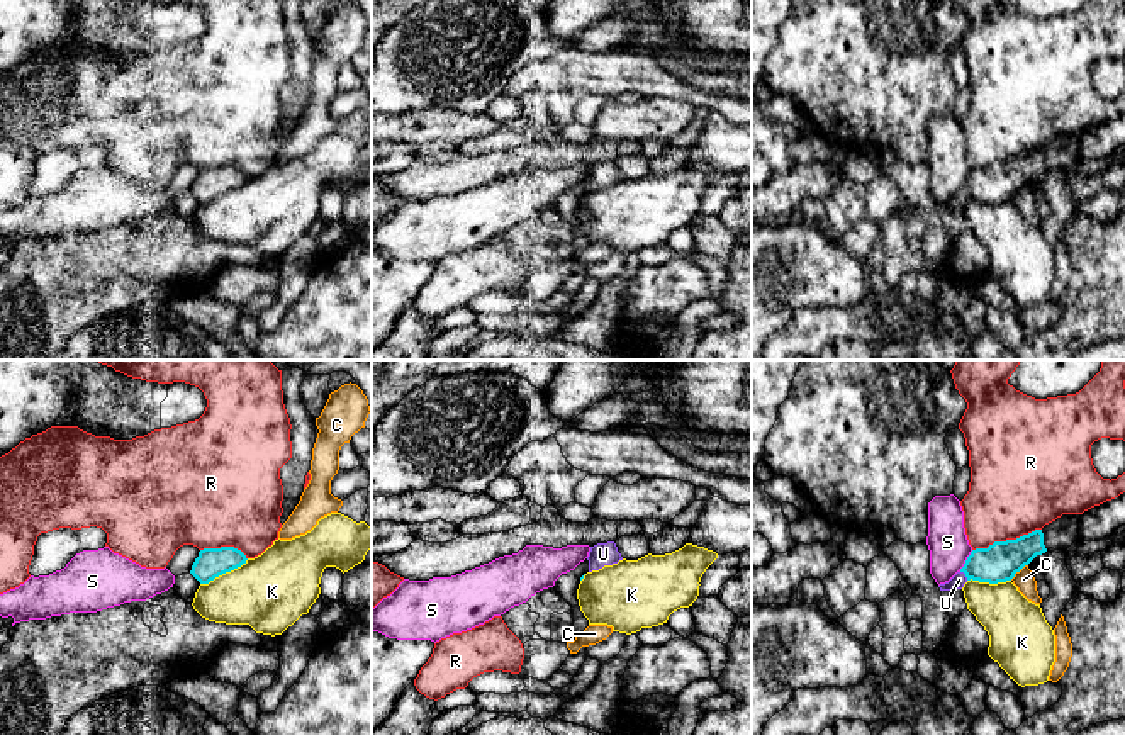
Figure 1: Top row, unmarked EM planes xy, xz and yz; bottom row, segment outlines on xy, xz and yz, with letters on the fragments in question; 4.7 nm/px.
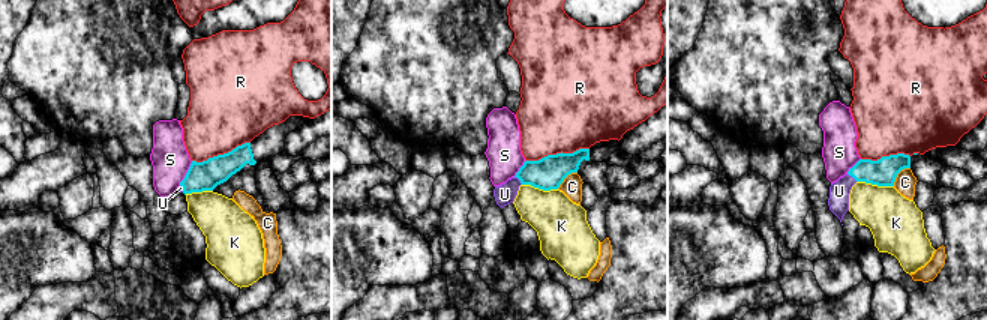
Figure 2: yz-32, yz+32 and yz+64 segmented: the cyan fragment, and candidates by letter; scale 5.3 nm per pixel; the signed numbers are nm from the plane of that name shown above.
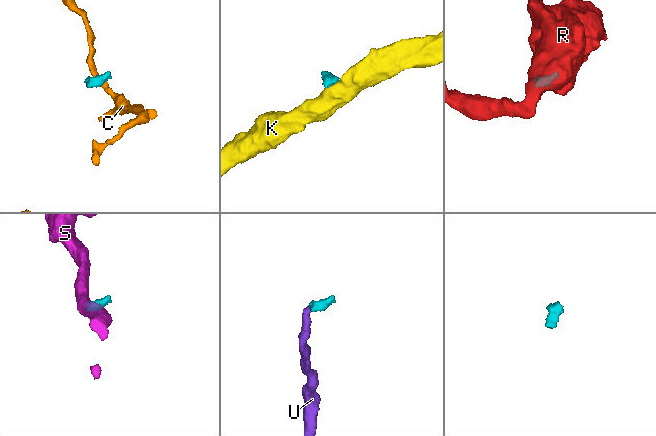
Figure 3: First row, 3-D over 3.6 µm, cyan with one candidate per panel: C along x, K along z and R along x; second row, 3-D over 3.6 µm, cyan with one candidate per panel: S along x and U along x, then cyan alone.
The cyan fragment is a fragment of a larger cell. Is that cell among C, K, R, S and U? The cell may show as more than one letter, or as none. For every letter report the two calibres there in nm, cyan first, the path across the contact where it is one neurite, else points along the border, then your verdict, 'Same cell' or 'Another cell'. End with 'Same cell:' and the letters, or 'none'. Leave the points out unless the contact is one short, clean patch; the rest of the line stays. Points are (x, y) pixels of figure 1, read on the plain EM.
C: Thickness 180 nm (cyan) against 90 nm. Boundary: yz (1027, 184), (1010, 199). Another cell
K: Thickness 140 nm (cyan) against 360 nm. Boundary: xy (248, 179), (201, 204). Another cell
R: Thickness 180 nm (cyan) against 420 nm. Boundary: yz (1041, 148), (1015, 158), (995, 160), (986, 167), (973, 170). Another cell
S: Thickness 180 nm (cyan) against 190 nm. Boundary: yz (973, 170), (959, 190). Another cell
U: Thickness 180 nm (cyan) against 70 nm. Path across: yz (998, 182), (974, 187), (966, 196), (959, 199). Same cell
Same cell: U

